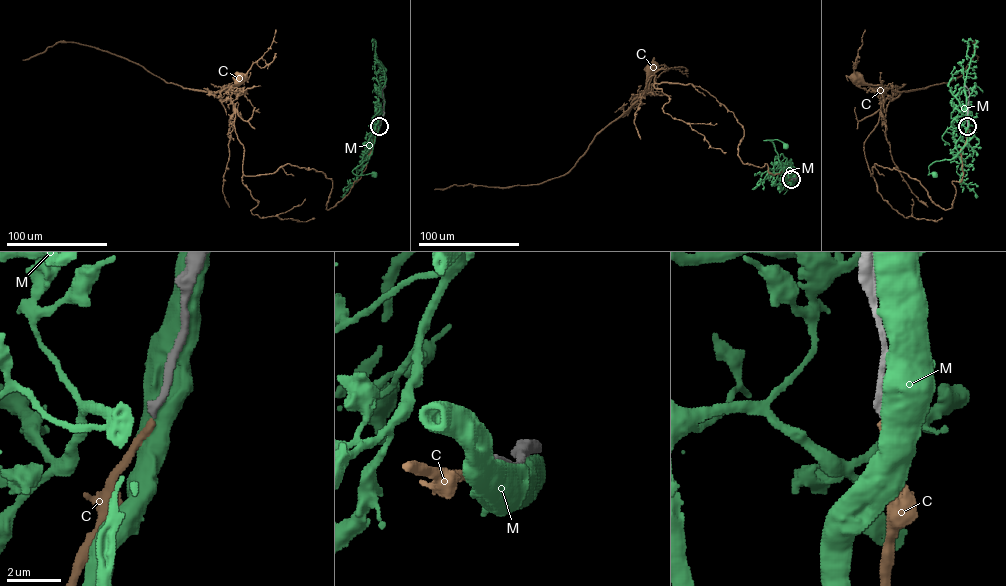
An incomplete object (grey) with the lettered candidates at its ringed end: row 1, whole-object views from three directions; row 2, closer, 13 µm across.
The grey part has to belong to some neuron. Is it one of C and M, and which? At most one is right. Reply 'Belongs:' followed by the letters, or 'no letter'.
Belongs: no letter

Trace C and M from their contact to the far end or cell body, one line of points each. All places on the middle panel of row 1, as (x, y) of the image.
C: (791, 179), (742, 163), (742, 126), (699, 86), (652, 75), (641, 95), (653, 64)
M: (791, 179), (785, 178), (774, 144), (764, 140), (778, 139), (785, 145)

